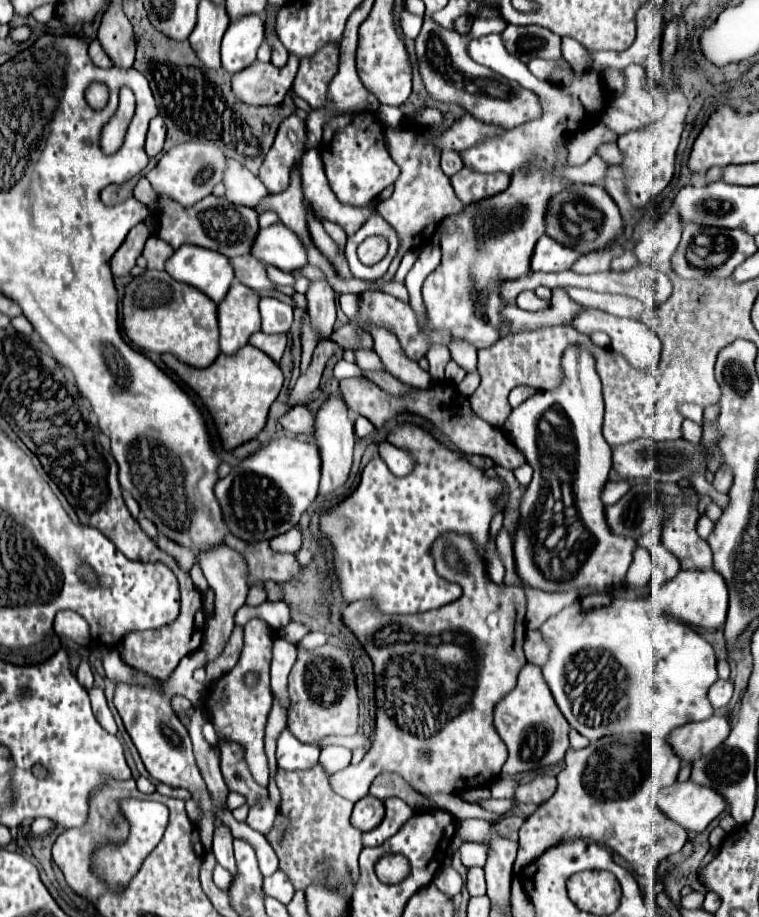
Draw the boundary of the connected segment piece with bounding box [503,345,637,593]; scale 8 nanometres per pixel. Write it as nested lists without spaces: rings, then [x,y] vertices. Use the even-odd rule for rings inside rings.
[[[569,345],[561,355],[561,371],[563,383],[559,387],[535,393],[515,407],[503,425],[535,471],[523,495],[521,523],[513,543],[517,573],[523,583],[543,591],[595,585],[599,593],[607,593],[609,587],[623,581],[637,543],[611,535],[605,523],[601,493],[612,468],[612,449],[602,434],[604,401],[595,357],[583,345]],[[553,491],[559,493],[559,517],[553,509],[557,499],[551,501]],[[545,527],[551,527],[551,531],[545,539],[539,539],[539,531]],[[551,535],[559,535],[555,545],[549,543]]]

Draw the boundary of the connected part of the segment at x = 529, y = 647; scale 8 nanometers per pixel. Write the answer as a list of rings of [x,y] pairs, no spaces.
[[[527,631],[525,635],[525,657],[527,661],[543,667],[549,659],[549,645],[539,631]]]

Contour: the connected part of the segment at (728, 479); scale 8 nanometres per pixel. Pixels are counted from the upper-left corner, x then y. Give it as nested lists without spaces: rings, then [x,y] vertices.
[[[727,465],[719,467],[719,471],[715,473],[715,481],[713,481],[713,487],[719,491],[719,493],[727,493],[733,485],[733,473]]]

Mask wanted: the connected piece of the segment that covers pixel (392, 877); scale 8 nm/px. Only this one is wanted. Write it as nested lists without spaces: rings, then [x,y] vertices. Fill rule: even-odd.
[[[401,854],[385,855],[377,861],[377,877],[383,883],[399,883],[409,872],[409,862]]]

